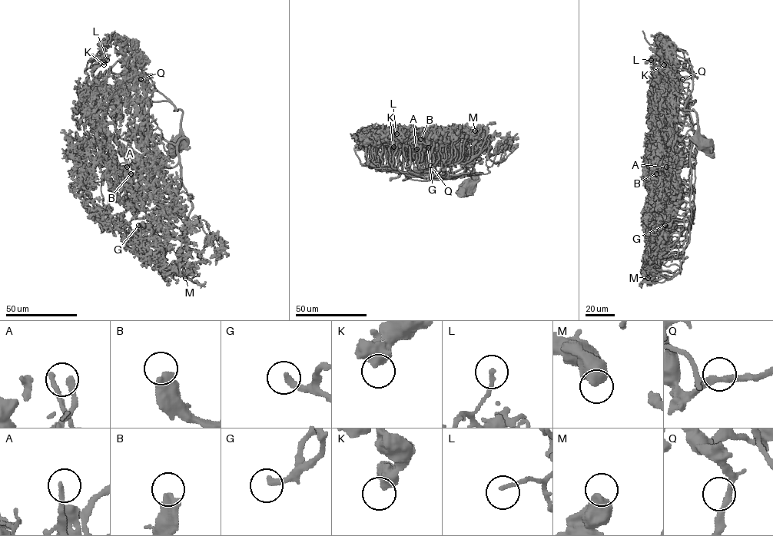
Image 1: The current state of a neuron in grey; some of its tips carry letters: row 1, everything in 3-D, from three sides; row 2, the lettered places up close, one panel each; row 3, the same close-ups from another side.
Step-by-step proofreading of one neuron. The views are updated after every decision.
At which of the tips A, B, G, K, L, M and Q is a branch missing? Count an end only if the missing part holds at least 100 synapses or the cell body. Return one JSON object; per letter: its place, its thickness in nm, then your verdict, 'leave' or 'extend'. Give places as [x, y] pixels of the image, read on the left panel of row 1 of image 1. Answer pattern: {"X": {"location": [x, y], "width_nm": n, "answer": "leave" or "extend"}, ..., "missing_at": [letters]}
{"A": {"location": [127, 167], "width_nm": 190, "answer": "extend"}, "B": {"location": [131, 173], "width_nm": 460, "answer": "leave"}, "G": {"location": [138, 225], "width_nm": 280, "answer": "extend"}, "K": {"location": [104, 64], "width_nm": 420, "answer": "leave"}, "L": {"location": [107, 60], "width_nm": 160, "answer": "leave"}, "M": {"location": [185, 278], "width_nm": 500, "answer": "extend"}, "Q": {"location": [140, 79], "width_nm": 240, "answer": "leave"}, "missing_at": ["A", "G", "M"]}

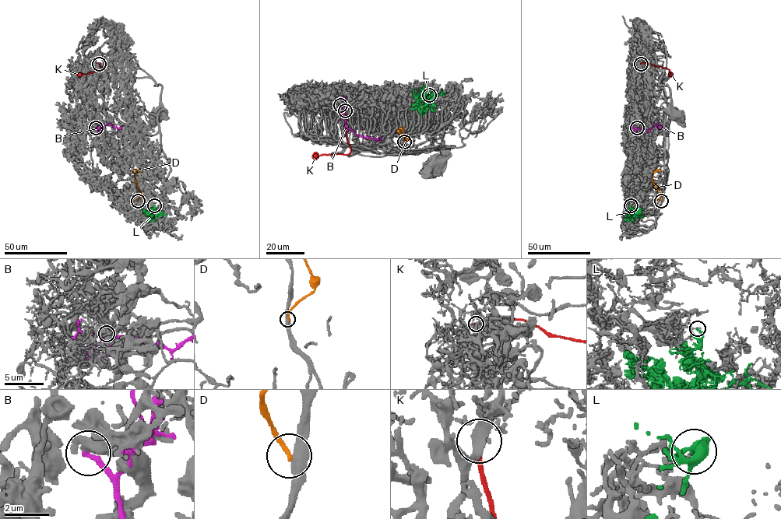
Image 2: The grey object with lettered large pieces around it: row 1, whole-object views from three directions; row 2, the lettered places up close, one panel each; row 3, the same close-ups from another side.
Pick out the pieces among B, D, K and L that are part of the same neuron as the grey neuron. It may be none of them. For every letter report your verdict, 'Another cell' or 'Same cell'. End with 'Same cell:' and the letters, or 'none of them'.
B: Another cell
D: Another cell
K: Another cell
L: Same cell
Same cell: L

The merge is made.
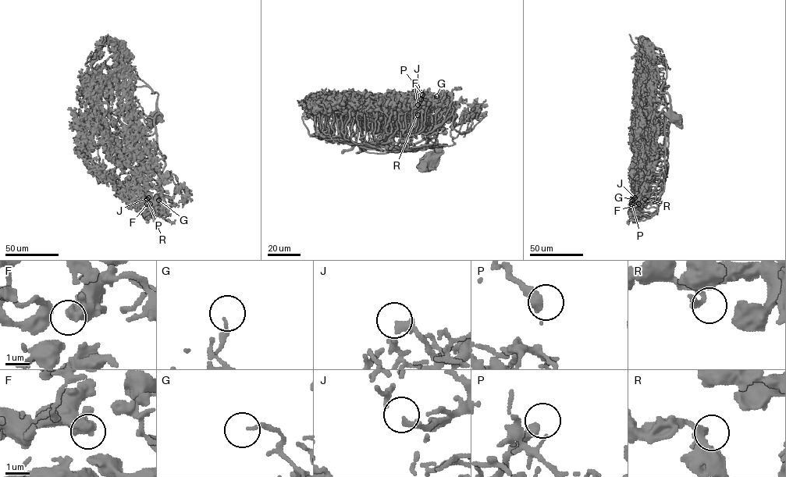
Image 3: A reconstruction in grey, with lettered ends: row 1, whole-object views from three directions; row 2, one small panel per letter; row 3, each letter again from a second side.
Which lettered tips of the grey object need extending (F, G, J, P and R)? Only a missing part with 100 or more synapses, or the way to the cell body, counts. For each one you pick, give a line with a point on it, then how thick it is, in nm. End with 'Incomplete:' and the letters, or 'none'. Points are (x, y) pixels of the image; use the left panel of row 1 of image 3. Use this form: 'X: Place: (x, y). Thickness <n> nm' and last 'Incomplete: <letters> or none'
Incomplete: none

